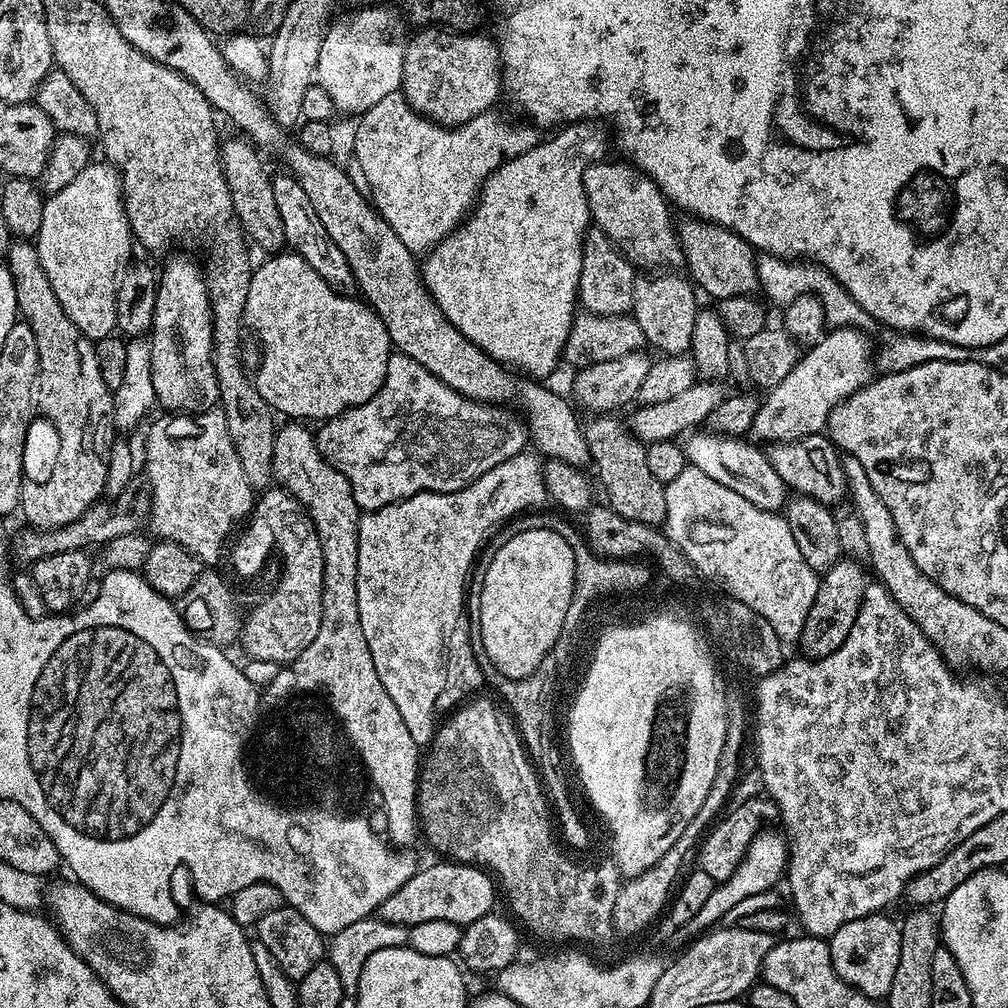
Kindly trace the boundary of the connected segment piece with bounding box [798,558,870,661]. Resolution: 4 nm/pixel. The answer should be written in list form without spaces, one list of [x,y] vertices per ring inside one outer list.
[[[842,558],[833,568],[823,573],[816,601],[814,606],[810,606],[806,626],[798,641],[798,647],[805,652],[803,655],[807,659],[821,660],[823,656],[834,654],[834,650],[838,650],[838,646],[846,642],[850,630],[854,630],[854,621],[858,619],[864,591],[870,583],[869,577],[864,577],[864,572],[860,568],[863,567],[857,561]]]

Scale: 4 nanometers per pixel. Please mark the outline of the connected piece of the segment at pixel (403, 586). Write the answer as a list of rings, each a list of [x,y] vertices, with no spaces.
[[[525,450],[494,466],[482,478],[478,478],[473,484],[467,484],[462,490],[457,492],[420,492],[417,496],[411,496],[405,500],[399,500],[397,504],[387,504],[381,508],[375,508],[372,512],[364,512],[360,517],[358,526],[358,618],[362,618],[362,634],[366,634],[366,646],[370,646],[370,658],[374,658],[374,670],[378,670],[378,678],[382,678],[382,686],[386,686],[386,694],[390,694],[394,706],[398,706],[398,714],[402,714],[402,722],[406,722],[406,730],[410,730],[410,738],[421,746],[431,745],[436,736],[438,727],[437,704],[440,700],[440,636],[456,624],[456,612],[466,612],[466,602],[464,602],[464,587],[468,584],[468,571],[472,568],[472,563],[481,555],[482,549],[489,539],[492,528],[507,522],[511,516],[516,516],[519,512],[524,512],[527,508],[536,508],[540,503],[548,500],[548,485],[546,483],[546,464],[535,451]]]

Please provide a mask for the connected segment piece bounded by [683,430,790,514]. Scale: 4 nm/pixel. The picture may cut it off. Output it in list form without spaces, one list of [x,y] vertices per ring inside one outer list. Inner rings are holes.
[[[711,430],[697,431],[688,438],[688,444],[683,445],[683,450],[691,467],[702,470],[702,474],[714,478],[714,482],[722,482],[726,490],[742,494],[742,498],[746,498],[750,506],[758,506],[758,510],[776,514],[787,505],[790,499],[788,485],[782,482],[782,478],[778,478],[778,470],[774,470],[767,455],[754,448],[756,446],[753,443],[734,436],[717,435]]]

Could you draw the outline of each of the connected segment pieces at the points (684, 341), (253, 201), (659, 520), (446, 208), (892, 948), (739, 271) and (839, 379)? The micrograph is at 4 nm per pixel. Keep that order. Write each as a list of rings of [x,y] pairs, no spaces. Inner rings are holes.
[[[652,274],[649,276],[652,276],[649,278],[649,280],[640,280],[637,279],[635,283],[633,283],[632,286],[632,311],[630,315],[633,316],[634,319],[638,321],[642,321],[643,326],[644,326],[644,338],[645,341],[649,345],[653,344],[654,347],[657,348],[658,351],[657,353],[663,354],[664,356],[682,356],[685,355],[691,349],[692,347],[692,339],[694,338],[694,318],[696,317],[697,311],[698,311],[698,303],[696,304],[696,296],[697,293],[694,291],[693,285],[689,283],[687,279],[682,280],[678,276],[656,276],[660,274]],[[644,292],[652,292],[649,294],[648,297],[645,298],[644,300]]]
[[[225,139],[220,146],[220,161],[222,170],[226,174],[226,186],[230,186],[230,198],[232,208],[236,212],[236,223],[240,225],[245,237],[253,245],[256,243],[258,247],[265,248],[268,254],[279,253],[285,247],[286,241],[282,214],[278,214],[278,202],[274,202],[272,176],[264,169],[257,149],[247,139],[239,139]]]
[[[596,414],[591,417],[589,424],[585,423],[583,425],[583,432],[585,436],[585,440],[588,443],[589,446],[589,454],[591,456],[591,463],[596,466],[596,476],[595,479],[598,481],[600,479],[600,484],[602,487],[604,487],[604,496],[606,499],[607,507],[612,508],[615,510],[618,514],[622,514],[622,518],[626,518],[627,520],[633,520],[634,522],[638,522],[639,524],[649,524],[651,526],[660,526],[663,525],[664,522],[664,515],[666,514],[666,494],[664,493],[664,485],[662,482],[658,481],[658,479],[654,478],[654,476],[651,474],[650,469],[647,465],[647,447],[643,443],[641,443],[639,440],[636,439],[636,437],[632,434],[631,431],[626,427],[625,421],[624,424],[617,418],[615,415],[612,414]]]
[[[403,91],[386,94],[382,102],[359,113],[357,120],[360,121],[356,124],[356,137],[352,140],[352,148],[356,151],[355,167],[366,174],[371,203],[381,218],[415,254],[431,252],[455,228],[459,228],[472,211],[476,197],[480,195],[480,187],[508,160],[526,154],[542,139],[541,133],[531,123],[507,124],[496,110],[478,114],[478,118],[470,118],[470,122],[459,124],[457,128],[446,128],[419,116],[405,102]]]
[[[877,914],[846,922],[846,926],[839,928],[828,940],[828,949],[834,970],[850,987],[858,989],[863,996],[871,1000],[883,1001],[888,997],[894,974],[898,971],[898,953],[902,950],[900,924],[897,921],[892,921],[888,914]]]
[[[684,218],[678,224],[678,239],[684,255],[683,267],[688,268],[687,275],[691,283],[701,293],[704,291],[706,295],[713,296],[713,301],[719,302],[735,296],[751,297],[754,293],[752,291],[760,288],[757,259],[752,245],[728,228],[709,224],[707,220]]]
[[[838,328],[827,331],[817,344],[811,345],[801,355],[795,367],[786,378],[773,388],[767,389],[768,396],[760,400],[760,409],[753,420],[750,436],[753,441],[765,440],[768,446],[774,444],[789,444],[795,440],[804,440],[808,436],[819,436],[827,429],[830,414],[850,394],[859,388],[865,388],[874,379],[874,348],[868,345],[863,331],[851,328]]]

